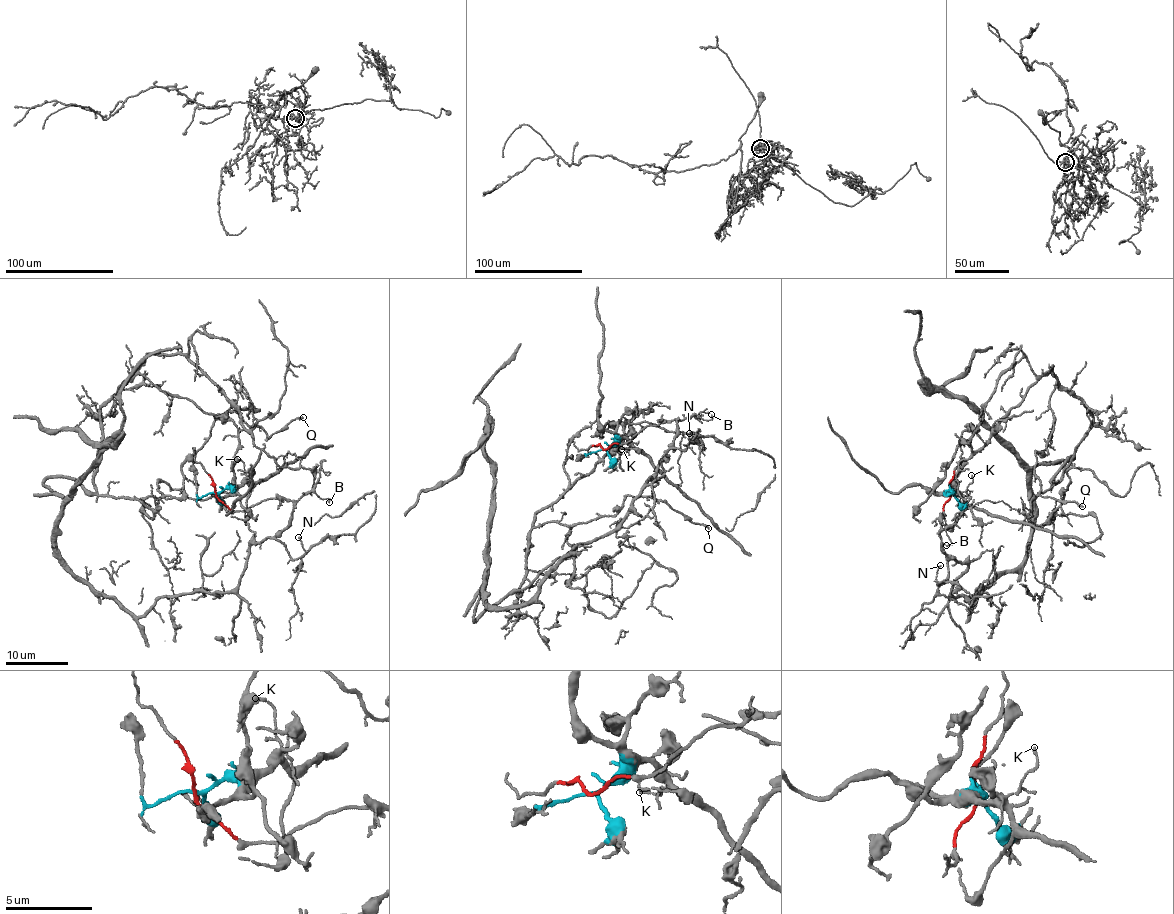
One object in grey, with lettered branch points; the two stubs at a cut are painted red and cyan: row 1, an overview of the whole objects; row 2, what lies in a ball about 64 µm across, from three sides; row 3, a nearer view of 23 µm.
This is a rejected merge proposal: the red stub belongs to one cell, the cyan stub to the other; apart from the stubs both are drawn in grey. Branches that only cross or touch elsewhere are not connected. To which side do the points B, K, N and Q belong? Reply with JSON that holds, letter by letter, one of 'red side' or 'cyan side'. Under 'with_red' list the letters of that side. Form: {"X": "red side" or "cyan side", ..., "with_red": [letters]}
{"B": "red side", "K": "cyan side", "N": "red side", "Q": "red side", "with_red": ["B", "N", "Q"]}

